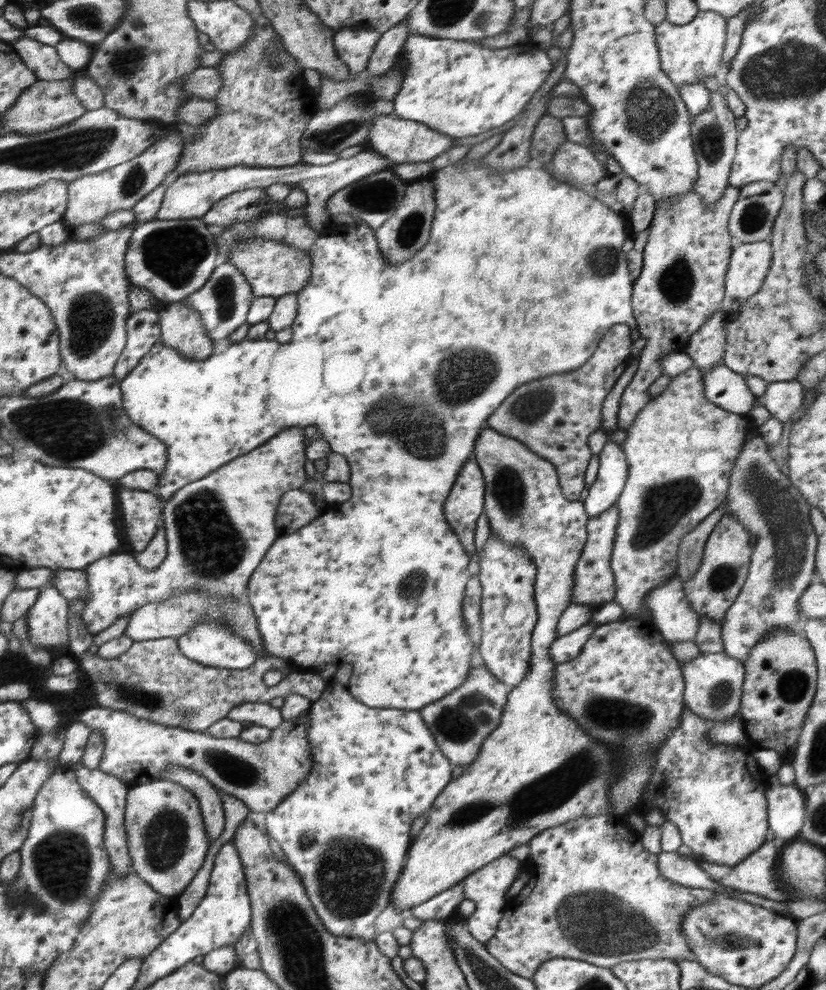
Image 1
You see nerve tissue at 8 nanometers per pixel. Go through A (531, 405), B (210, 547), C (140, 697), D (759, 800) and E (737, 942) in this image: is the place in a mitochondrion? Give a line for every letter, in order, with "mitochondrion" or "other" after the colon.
A: mitochondrion
B: mitochondrion
C: mitochondrion
D: other
E: mitochondrion

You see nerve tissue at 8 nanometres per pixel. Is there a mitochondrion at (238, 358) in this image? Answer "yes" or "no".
no

